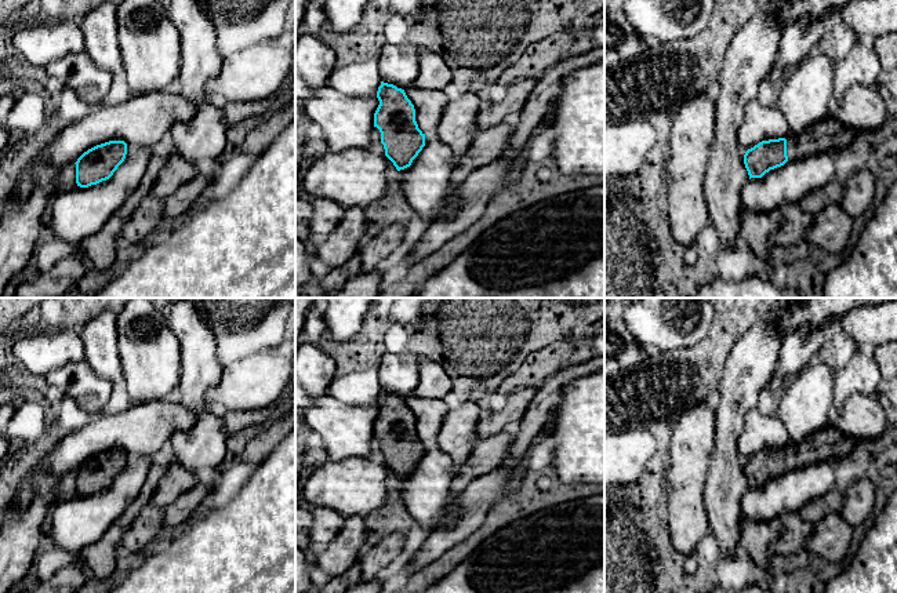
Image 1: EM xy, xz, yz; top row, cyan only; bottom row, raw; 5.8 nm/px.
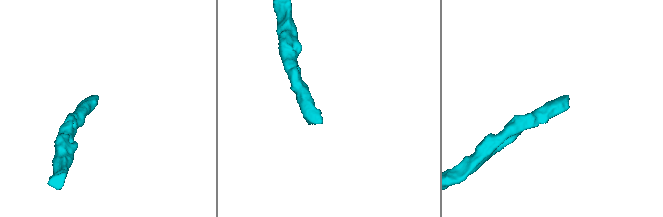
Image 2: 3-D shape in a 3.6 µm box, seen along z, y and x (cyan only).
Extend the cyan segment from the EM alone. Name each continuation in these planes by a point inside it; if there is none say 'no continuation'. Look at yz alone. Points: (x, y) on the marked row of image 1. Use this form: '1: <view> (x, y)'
1: yz (828, 134)

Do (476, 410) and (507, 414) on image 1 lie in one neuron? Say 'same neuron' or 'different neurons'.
different neurons

